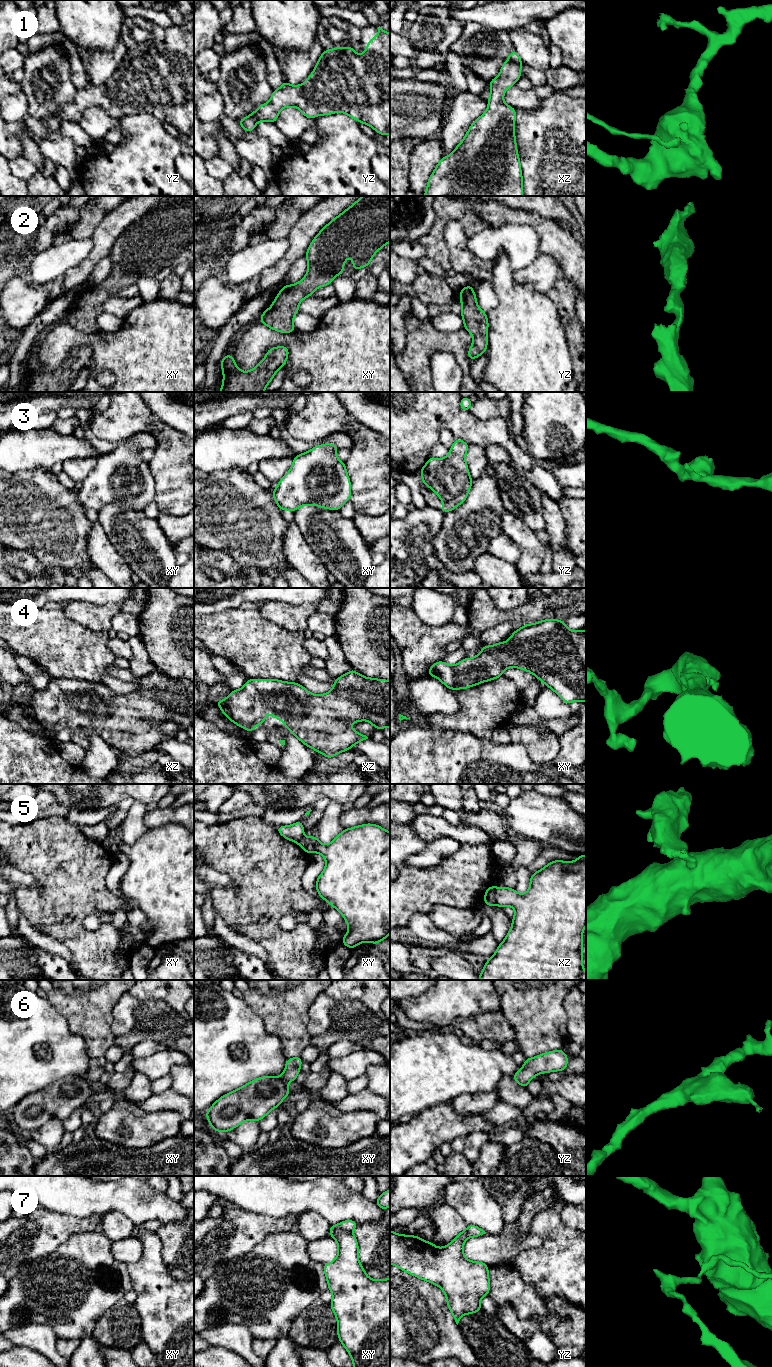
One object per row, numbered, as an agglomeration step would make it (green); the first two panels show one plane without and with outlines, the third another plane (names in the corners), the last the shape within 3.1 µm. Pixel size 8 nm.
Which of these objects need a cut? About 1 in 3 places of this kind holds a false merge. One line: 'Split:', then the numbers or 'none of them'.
Split: 5, 7

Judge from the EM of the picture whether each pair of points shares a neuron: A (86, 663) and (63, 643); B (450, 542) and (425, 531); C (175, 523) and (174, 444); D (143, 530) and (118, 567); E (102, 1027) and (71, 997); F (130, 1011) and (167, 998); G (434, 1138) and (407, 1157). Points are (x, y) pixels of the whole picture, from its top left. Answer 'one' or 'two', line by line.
A: one
B: two
C: two
D: two
E: one
F: one
G: one

